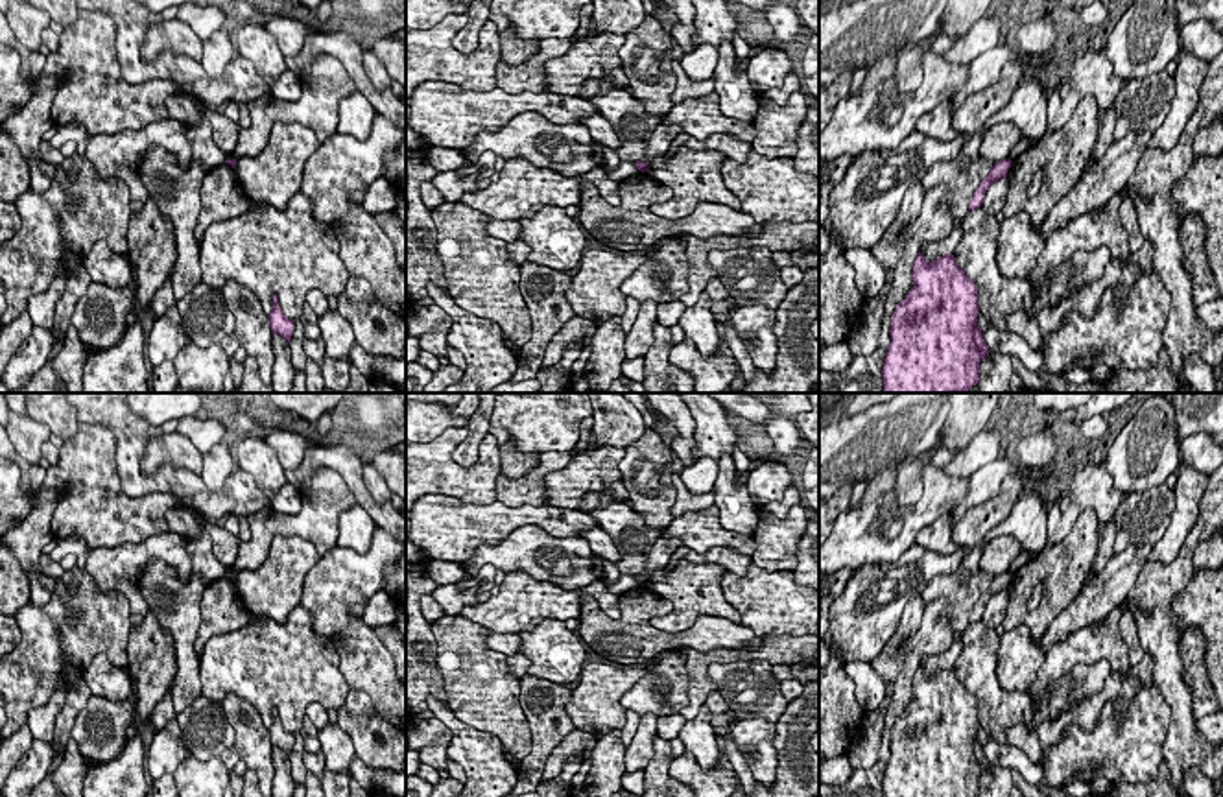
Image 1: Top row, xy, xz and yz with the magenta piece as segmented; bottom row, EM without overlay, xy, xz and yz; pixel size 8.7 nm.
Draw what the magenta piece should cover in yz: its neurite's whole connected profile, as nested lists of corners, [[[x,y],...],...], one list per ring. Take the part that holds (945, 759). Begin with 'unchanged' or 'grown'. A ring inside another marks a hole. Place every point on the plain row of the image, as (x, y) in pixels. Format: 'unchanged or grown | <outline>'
unchanged | [[[919,664],[913,675],[913,701],[891,731],[891,756],[884,771],[884,797],[978,797],[980,775],[989,760],[978,738],[978,699],[957,679],[954,668],[928,675]]]

